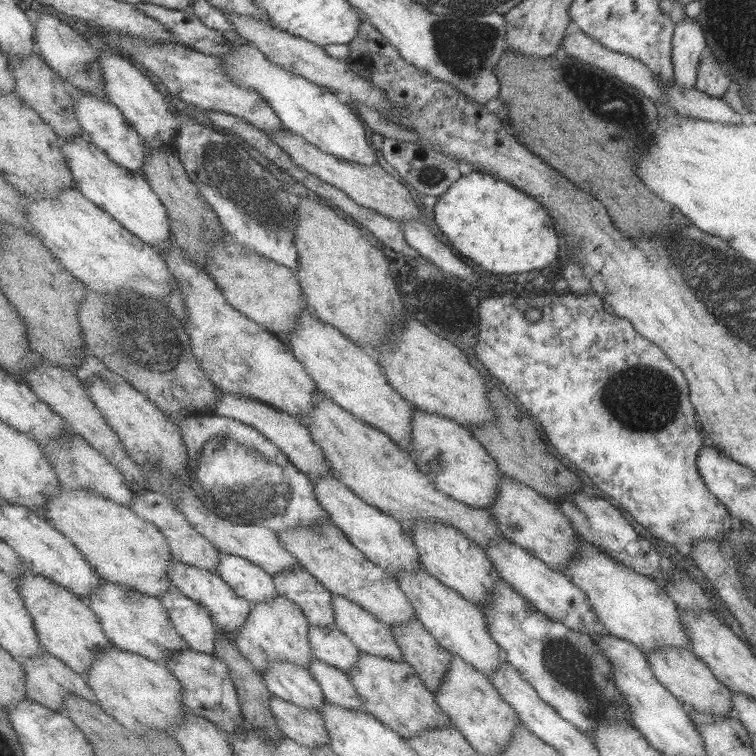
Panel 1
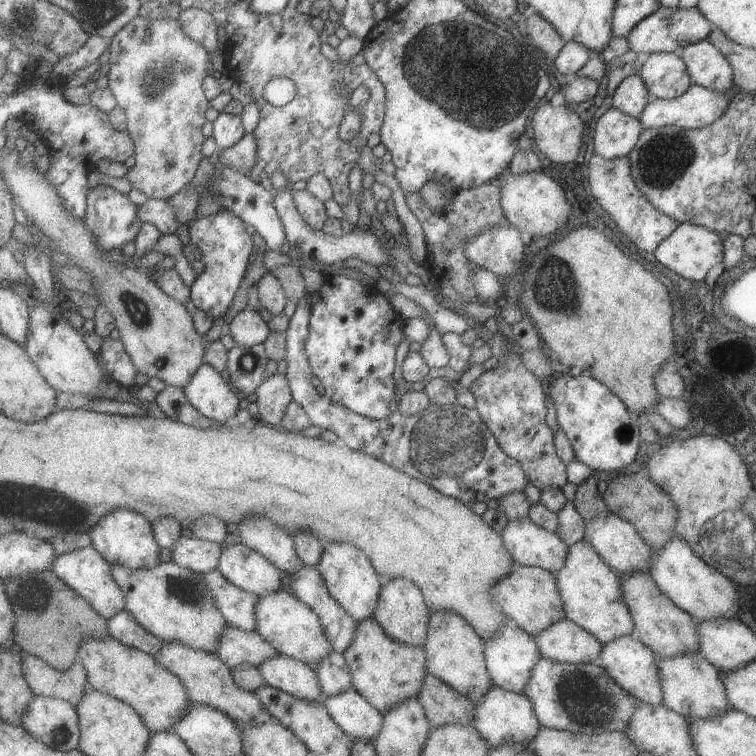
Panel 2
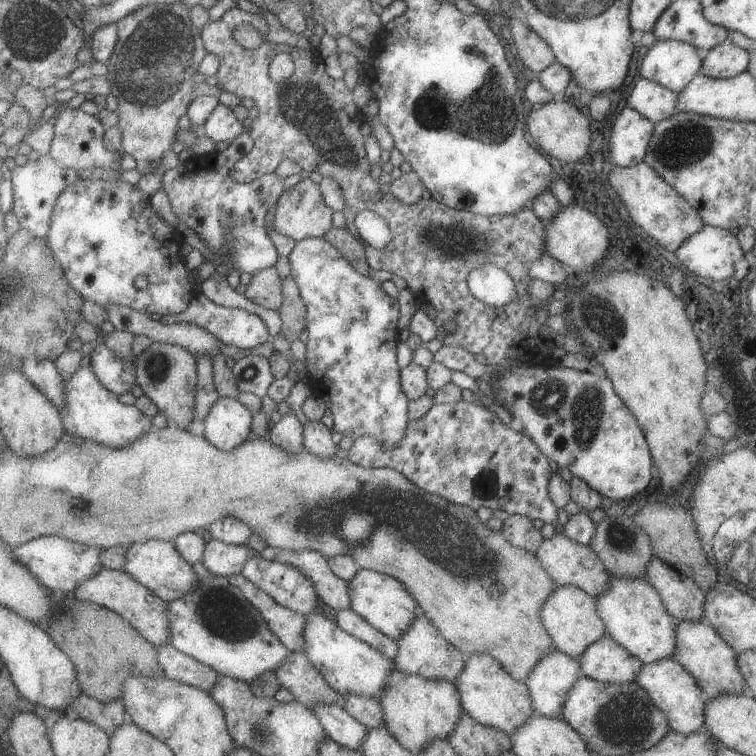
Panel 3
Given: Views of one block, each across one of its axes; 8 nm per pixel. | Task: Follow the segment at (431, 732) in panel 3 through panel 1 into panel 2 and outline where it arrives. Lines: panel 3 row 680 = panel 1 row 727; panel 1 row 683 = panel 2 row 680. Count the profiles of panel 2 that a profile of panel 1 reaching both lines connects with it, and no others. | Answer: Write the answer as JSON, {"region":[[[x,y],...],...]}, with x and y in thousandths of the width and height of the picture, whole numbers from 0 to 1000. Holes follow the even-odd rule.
{"region":[[[497,817],[474,825],[470,849],[455,862],[467,892],[468,911],[507,944],[528,929],[552,923],[560,915],[566,890],[563,857],[520,847]]]}

